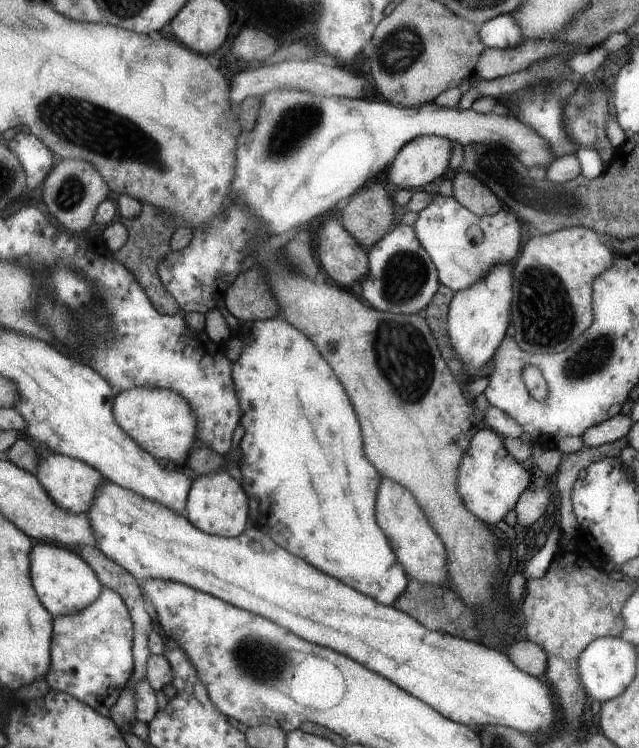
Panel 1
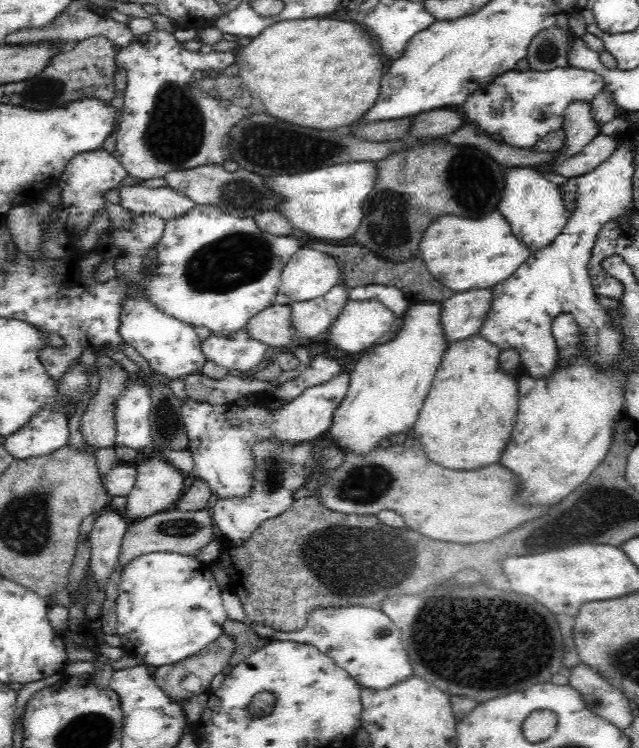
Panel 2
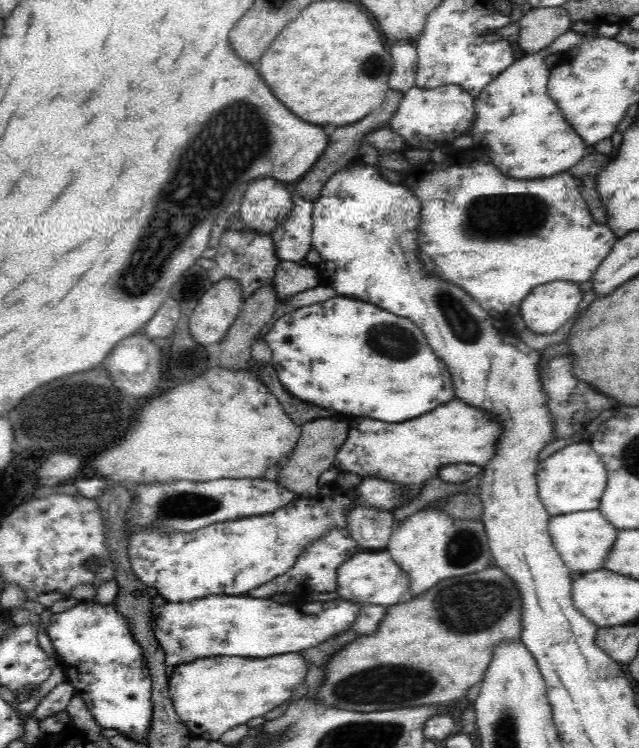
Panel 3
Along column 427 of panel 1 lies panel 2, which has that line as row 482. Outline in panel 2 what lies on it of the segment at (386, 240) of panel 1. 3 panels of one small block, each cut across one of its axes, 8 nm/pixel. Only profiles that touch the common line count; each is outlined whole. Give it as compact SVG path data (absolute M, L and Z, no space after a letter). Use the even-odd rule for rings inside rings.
M260 440L254 444L254 462L256 470L252 474L254 478L254 490L248 498L234 498L234 500L218 500L214 506L214 522L218 524L222 536L236 548L244 546L248 538L260 528L262 522L272 520L280 514L284 514L292 504L294 498L292 494L302 486L308 486L312 480L308 478L308 472L318 464L318 460L312 456L312 442L302 442L302 444L284 444L280 446L278 442L272 440Z

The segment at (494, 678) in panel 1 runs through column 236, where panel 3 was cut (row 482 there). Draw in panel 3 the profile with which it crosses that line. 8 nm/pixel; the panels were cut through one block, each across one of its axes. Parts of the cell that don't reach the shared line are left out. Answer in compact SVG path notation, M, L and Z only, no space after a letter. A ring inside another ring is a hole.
M588 442L572 444L556 454L552 454L548 460L540 462L536 468L536 484L538 484L538 496L542 504L546 506L550 518L552 516L564 516L572 512L590 512L598 510L600 498L606 490L606 468L600 462L600 456Z

